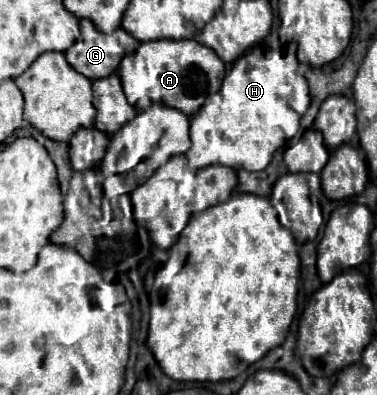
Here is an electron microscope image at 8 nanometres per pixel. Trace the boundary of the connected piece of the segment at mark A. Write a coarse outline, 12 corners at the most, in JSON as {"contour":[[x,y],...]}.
{"contour":[[196,40],[142,42],[118,76],[138,112],[188,116],[226,68]]}

